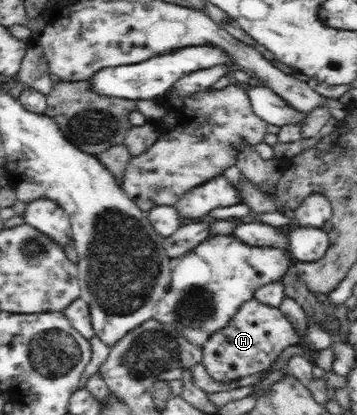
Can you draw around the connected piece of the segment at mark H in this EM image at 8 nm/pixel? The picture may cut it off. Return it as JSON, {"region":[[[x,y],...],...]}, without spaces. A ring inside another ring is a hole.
{"region":[[[255,298],[250,299],[237,310],[227,327],[217,331],[201,348],[201,364],[213,380],[235,381],[269,370],[286,347],[307,343],[318,351],[331,348],[337,337],[325,331],[323,324],[310,319],[307,321],[307,334],[297,334],[291,321],[279,308],[262,304]]]}

